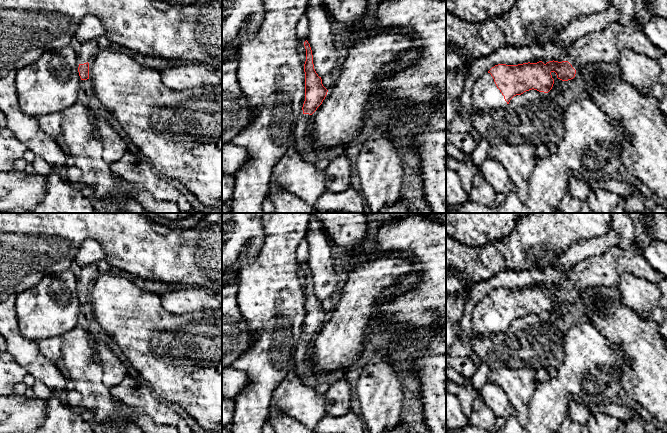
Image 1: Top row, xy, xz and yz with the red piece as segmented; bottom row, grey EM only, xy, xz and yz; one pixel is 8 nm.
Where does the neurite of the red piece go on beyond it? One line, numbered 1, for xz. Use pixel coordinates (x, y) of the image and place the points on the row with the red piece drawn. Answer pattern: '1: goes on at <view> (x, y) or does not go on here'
1: goes on at xz (303, 127)

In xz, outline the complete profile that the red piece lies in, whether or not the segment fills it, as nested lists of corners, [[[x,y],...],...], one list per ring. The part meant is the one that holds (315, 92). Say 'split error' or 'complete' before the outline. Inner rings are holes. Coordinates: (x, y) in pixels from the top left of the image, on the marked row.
split error; [[[304,42],[306,49],[305,72],[305,101],[302,107],[303,115],[298,123],[296,131],[295,149],[301,151],[306,142],[309,141],[311,115],[317,110],[325,99],[328,90],[323,86],[321,77],[314,69],[313,55],[310,44]]]

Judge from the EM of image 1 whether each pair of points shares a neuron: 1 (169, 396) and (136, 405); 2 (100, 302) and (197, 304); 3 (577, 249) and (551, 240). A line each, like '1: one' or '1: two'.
1: two
2: two
3: two

